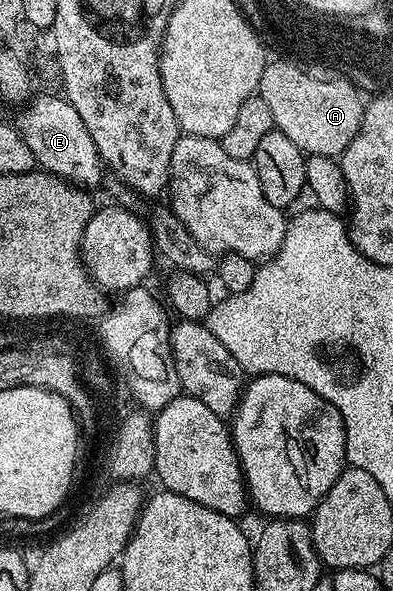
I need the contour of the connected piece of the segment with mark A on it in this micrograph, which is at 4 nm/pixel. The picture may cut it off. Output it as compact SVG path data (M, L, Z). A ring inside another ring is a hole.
M286 56L279 58L278 62L266 61L259 87L275 129L283 132L306 155L340 159L347 144L355 140L355 132L359 132L363 120L366 103L361 102L362 91L341 76L313 72L309 63L293 62Z

